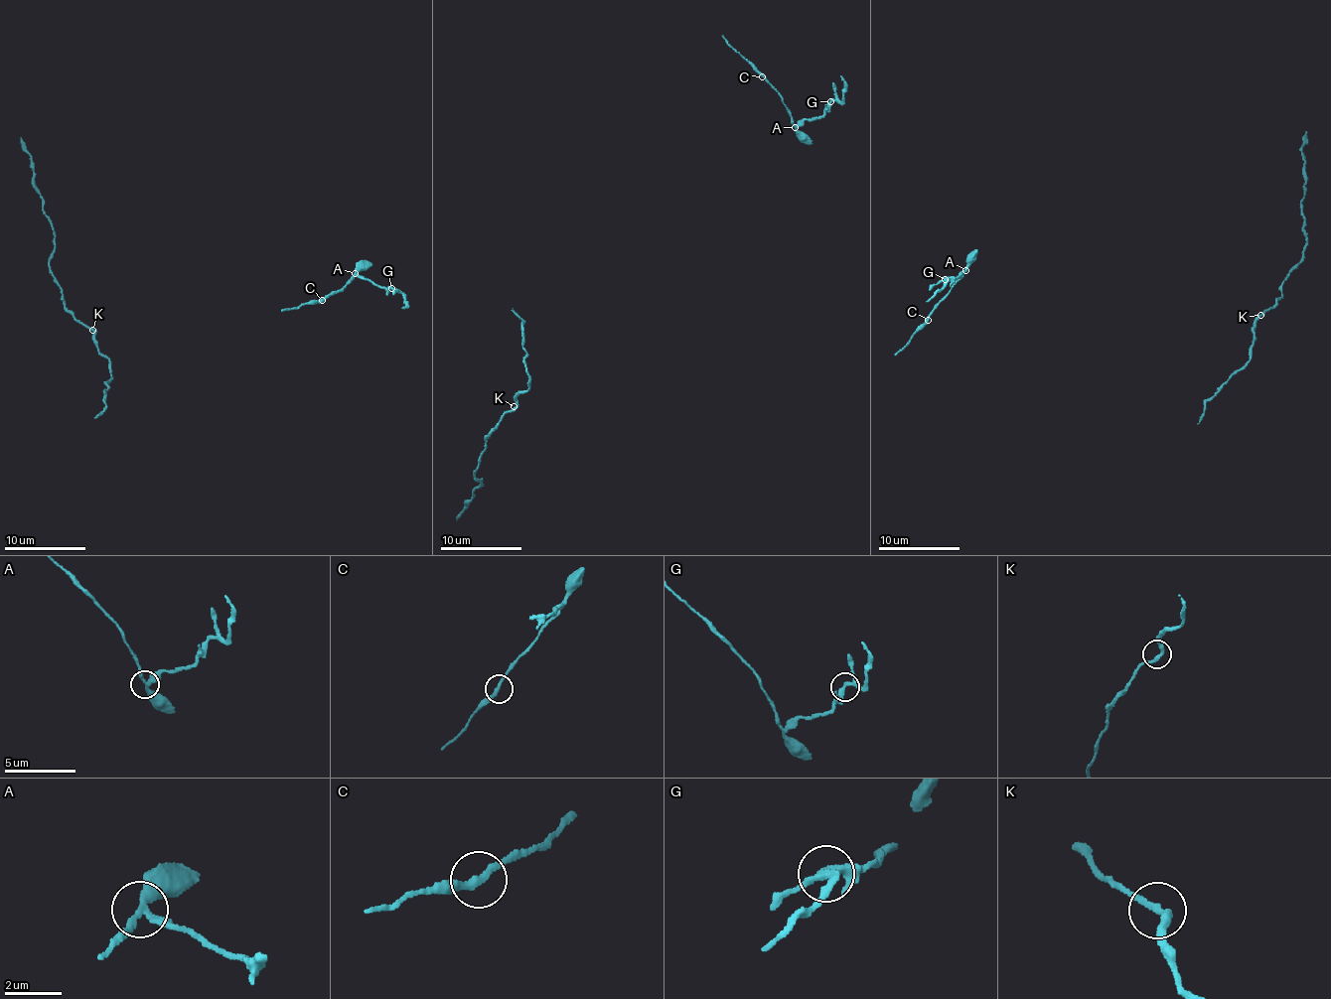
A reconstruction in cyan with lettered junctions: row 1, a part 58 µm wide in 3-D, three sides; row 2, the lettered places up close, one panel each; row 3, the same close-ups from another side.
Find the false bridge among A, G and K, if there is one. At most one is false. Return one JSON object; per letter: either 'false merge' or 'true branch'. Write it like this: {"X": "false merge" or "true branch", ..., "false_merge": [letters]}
{"A": "false merge", "G": "true branch", "K": "true branch", "false_merge": ["A"]}

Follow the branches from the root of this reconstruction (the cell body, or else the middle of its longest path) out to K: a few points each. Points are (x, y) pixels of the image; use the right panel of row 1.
K: (1204, 403), (1249, 359), (1254, 326), (1260, 315)

